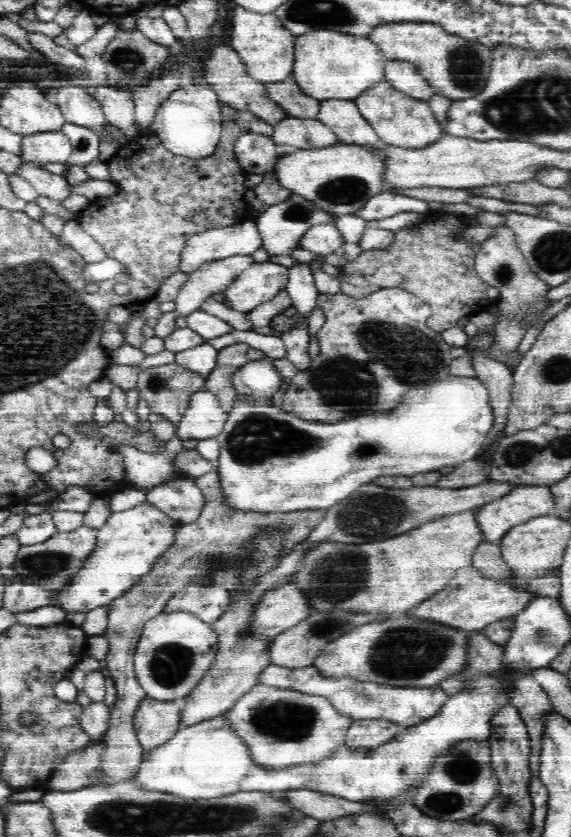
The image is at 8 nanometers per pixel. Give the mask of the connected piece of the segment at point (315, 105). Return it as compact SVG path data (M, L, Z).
M291 75L286 80L265 83L267 97L282 108L288 116L299 119L316 119L321 101L304 94Z

